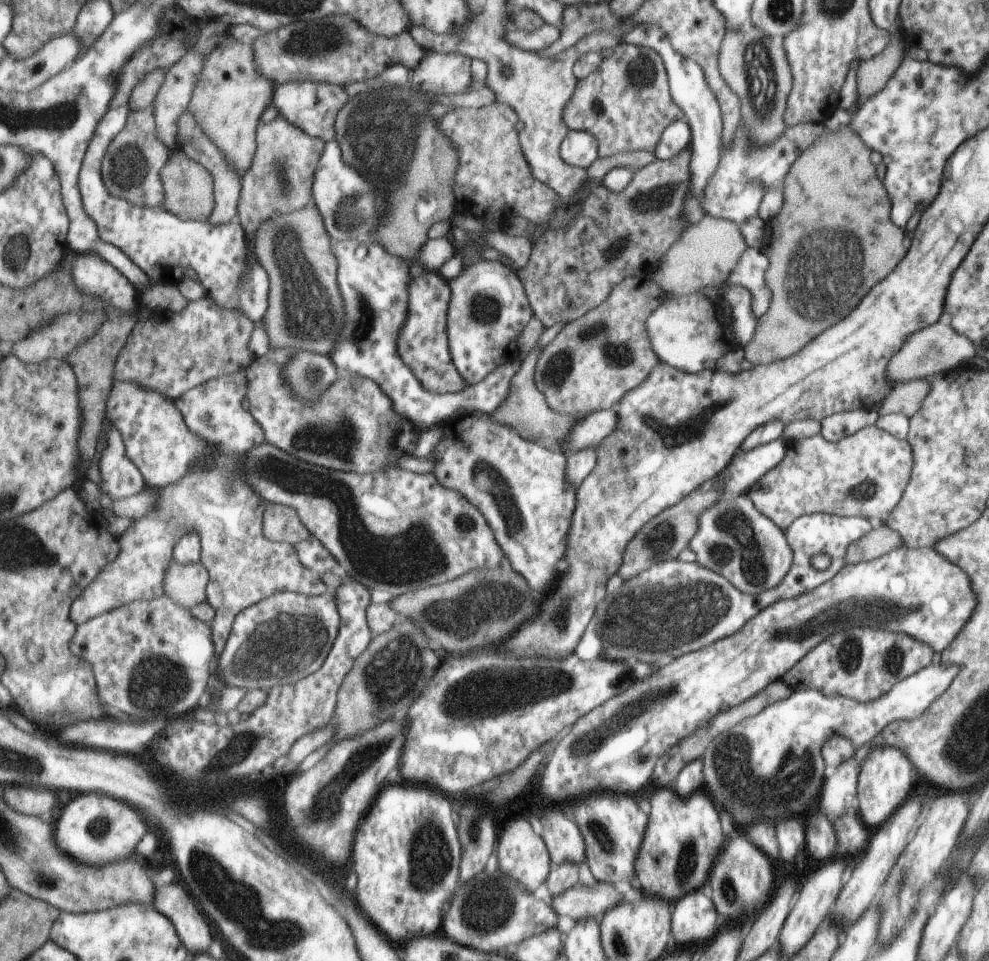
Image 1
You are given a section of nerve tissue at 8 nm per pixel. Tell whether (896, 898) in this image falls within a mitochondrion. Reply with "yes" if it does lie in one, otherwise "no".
yes

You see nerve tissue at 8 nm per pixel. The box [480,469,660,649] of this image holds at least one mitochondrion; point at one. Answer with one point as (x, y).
(558, 623)

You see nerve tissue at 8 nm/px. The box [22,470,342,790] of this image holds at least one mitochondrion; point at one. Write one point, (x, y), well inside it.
(286, 643)

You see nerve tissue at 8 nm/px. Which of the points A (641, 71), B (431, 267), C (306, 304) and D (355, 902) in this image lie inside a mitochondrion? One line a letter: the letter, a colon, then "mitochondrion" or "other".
A: mitochondrion
B: other
C: mitochondrion
D: other

